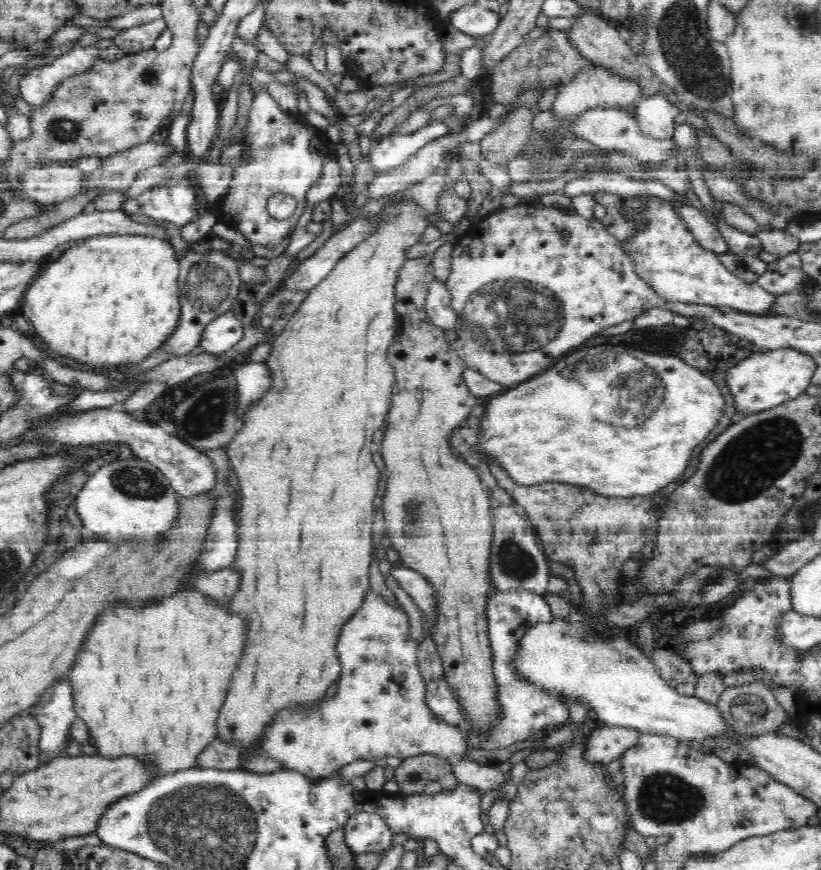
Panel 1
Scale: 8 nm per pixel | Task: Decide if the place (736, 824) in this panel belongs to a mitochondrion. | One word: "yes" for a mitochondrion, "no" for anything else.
no

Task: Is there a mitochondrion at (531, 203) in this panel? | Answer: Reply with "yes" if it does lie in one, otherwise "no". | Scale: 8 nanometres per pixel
no

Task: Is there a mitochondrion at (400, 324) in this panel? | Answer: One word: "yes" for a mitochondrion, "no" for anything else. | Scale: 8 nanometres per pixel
no

